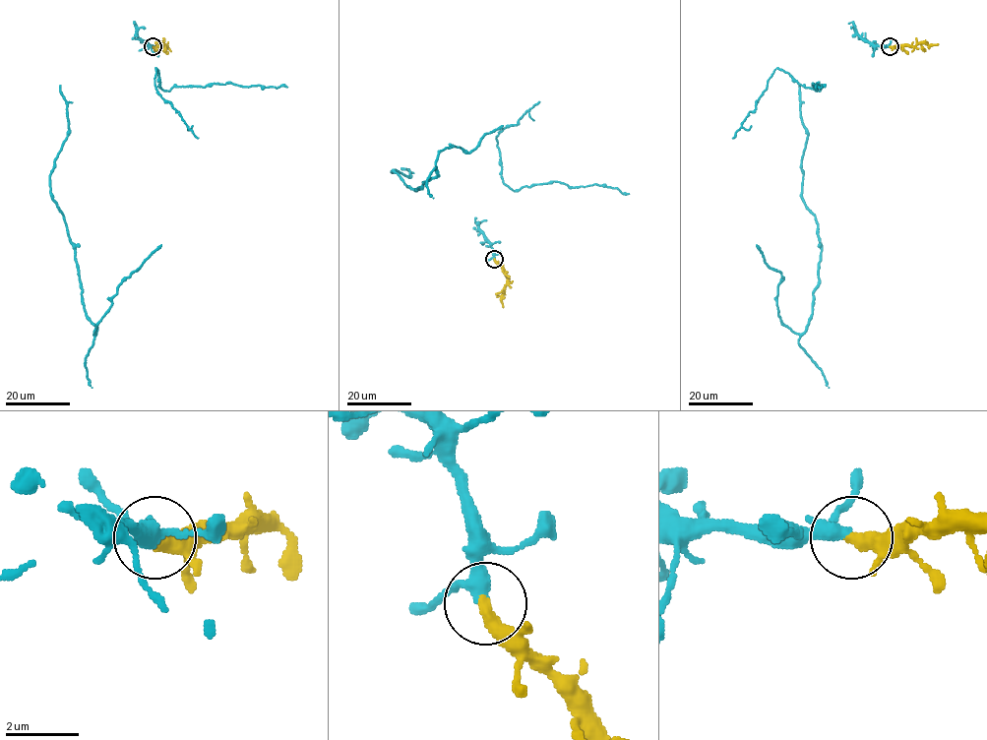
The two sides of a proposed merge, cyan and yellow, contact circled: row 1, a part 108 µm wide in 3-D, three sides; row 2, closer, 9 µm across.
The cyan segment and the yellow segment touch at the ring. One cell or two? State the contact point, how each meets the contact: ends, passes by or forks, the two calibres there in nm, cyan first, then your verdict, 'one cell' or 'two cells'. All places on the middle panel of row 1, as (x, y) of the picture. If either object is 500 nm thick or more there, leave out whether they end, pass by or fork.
(494, 259) | cyan passes by | yellow ends | 300/420 nm | one cell

